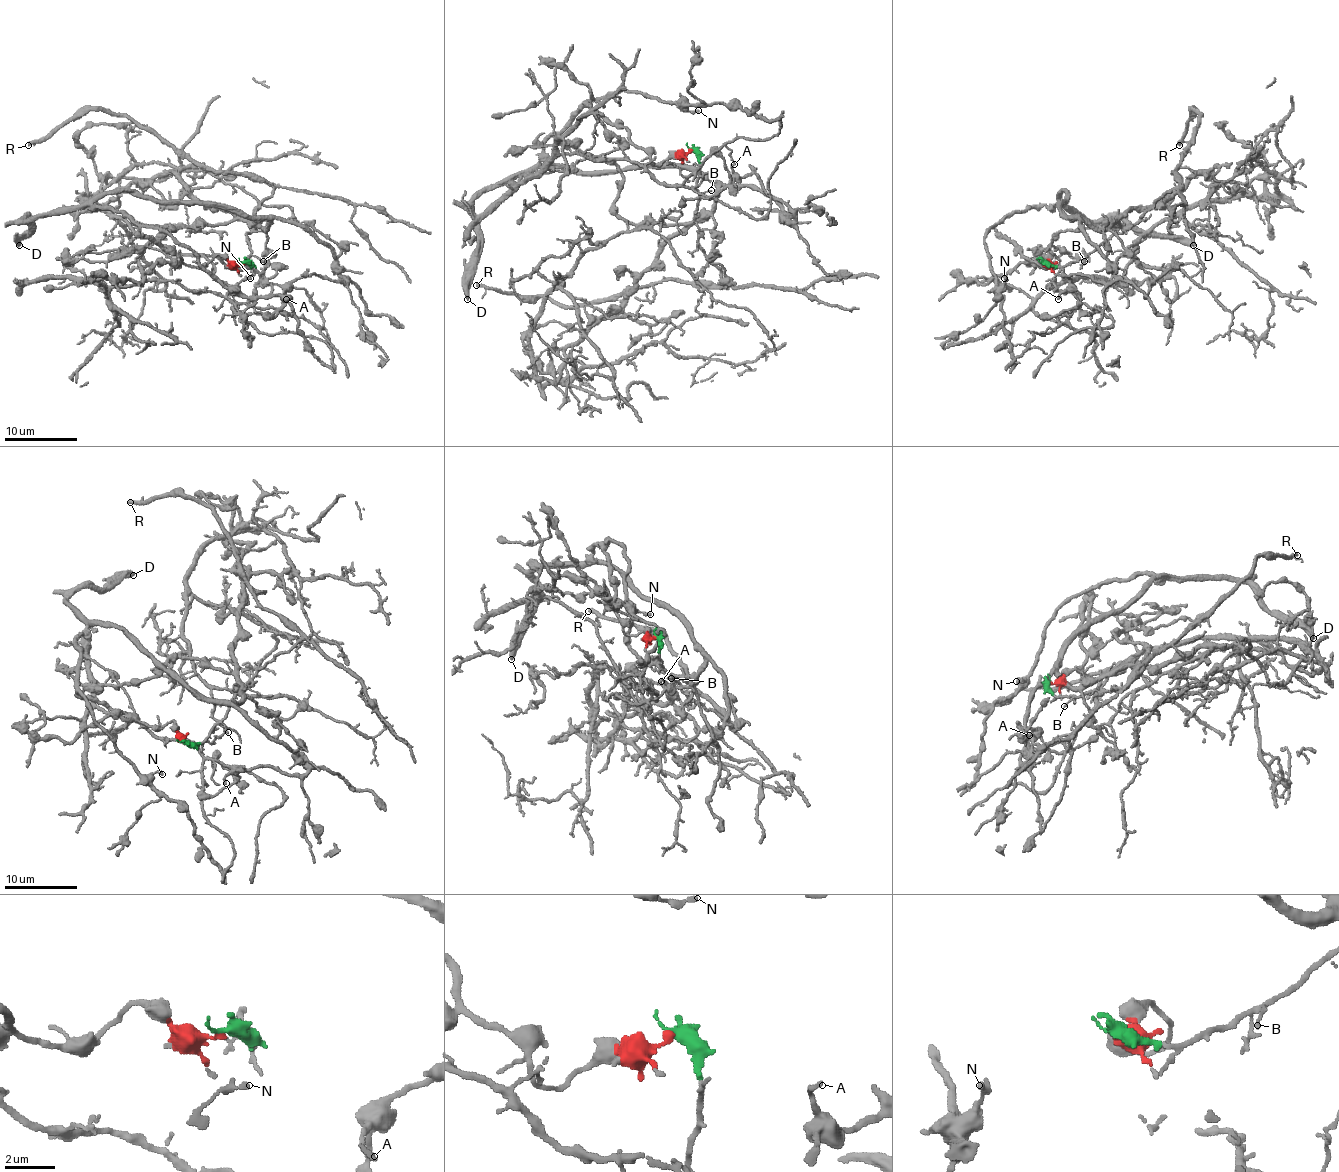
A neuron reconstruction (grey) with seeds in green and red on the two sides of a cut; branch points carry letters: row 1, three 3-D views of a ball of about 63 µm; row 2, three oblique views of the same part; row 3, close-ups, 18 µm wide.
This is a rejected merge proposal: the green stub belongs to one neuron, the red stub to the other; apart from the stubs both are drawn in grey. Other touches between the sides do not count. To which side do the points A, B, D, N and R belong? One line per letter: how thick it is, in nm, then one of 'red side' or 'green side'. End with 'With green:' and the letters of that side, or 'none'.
A: 160 nm | red side
B: 110 nm | green side
D: 400 nm | red side
N: 240 nm | red side
R: 340 nm | green side
With green: B, R

